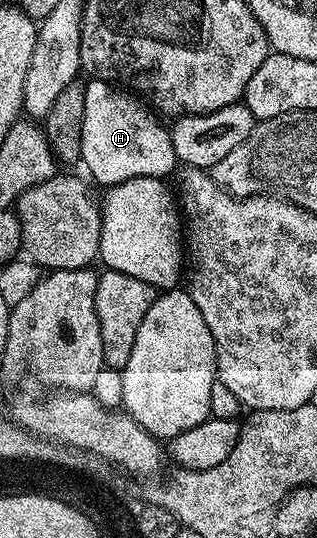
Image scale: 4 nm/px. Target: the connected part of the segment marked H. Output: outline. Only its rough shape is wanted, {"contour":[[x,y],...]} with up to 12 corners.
{"contour":[[84,86],[81,162],[95,184],[165,180],[178,158],[141,98]]}

